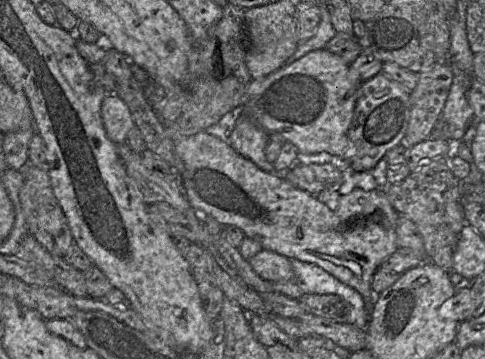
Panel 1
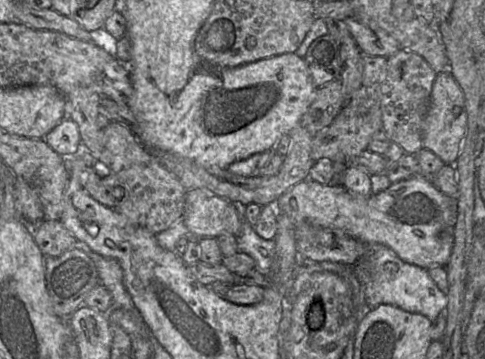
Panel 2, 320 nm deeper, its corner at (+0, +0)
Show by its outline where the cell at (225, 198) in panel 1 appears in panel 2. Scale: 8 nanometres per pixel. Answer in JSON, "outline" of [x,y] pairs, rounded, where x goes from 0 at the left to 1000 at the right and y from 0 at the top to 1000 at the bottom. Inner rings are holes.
{"outline":[[[854,487],[761,549],[726,543],[707,515],[668,518],[633,499],[575,549],[571,579],[598,607],[606,630],[614,621],[635,621],[662,635],[701,641],[753,682],[794,682],[829,727],[872,749],[920,744],[936,680],[934,635],[942,607],[942,554],[915,543],[895,518],[889,499],[874,487]]]}

